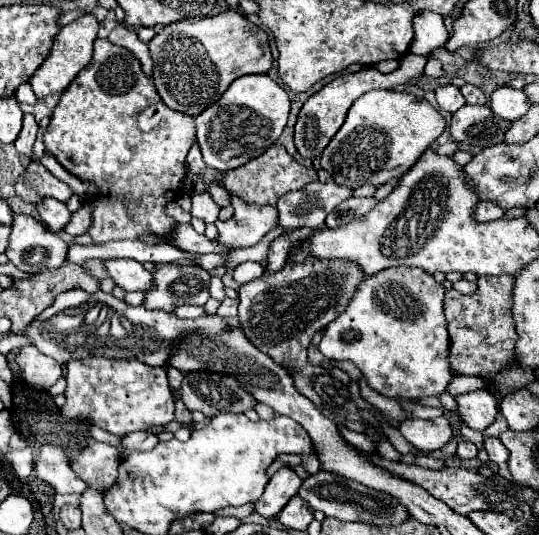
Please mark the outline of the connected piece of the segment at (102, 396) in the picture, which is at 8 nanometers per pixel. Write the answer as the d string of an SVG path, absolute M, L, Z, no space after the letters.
M88 355L84 359L68 361L64 397L66 403L60 407L60 413L72 421L88 421L112 435L128 435L132 431L148 431L152 427L164 427L174 421L174 395L168 385L166 367L150 367L138 359L110 359L100 355Z

